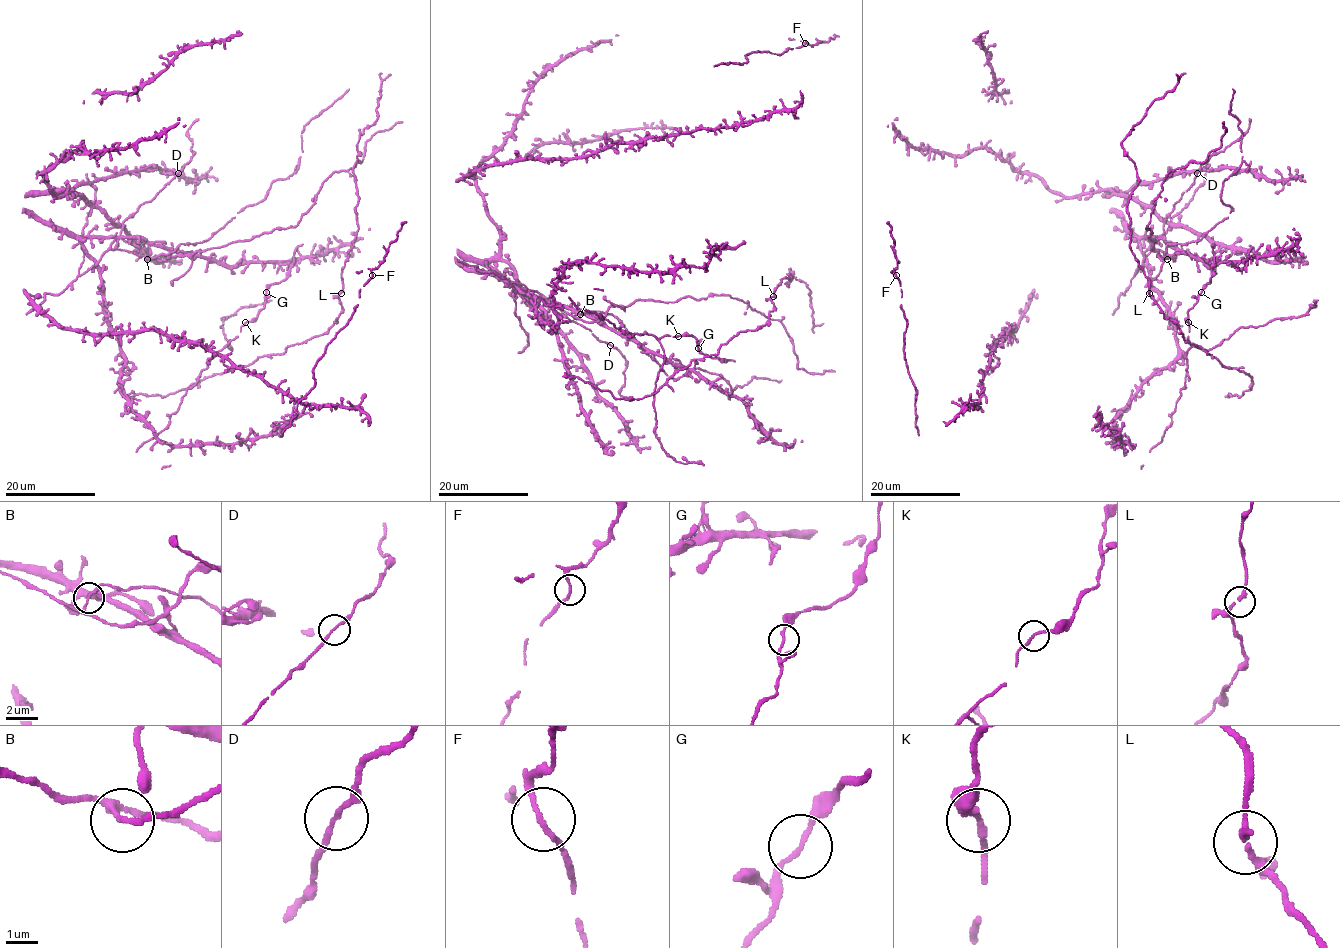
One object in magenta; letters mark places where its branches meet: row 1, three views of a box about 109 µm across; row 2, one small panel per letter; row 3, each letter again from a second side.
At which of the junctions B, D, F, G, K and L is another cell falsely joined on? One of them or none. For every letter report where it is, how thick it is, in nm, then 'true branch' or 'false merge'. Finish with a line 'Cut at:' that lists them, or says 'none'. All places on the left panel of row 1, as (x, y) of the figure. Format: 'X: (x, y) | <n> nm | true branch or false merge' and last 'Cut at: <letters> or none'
B: (147, 259) | 150 nm | true branch
D: (178, 173) | 150 nm | true branch
F: (372, 275) | 150 nm | true branch
G: (266, 292) | 150 nm | true branch
K: (245, 322) | 160 nm | true branch
L: (341, 293) | 170 nm | true branch
Cut at: none

